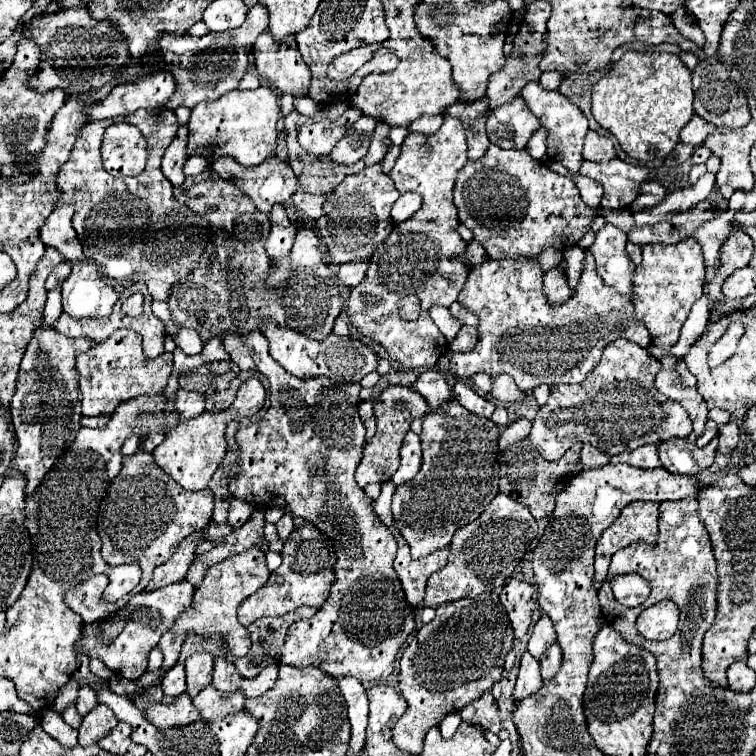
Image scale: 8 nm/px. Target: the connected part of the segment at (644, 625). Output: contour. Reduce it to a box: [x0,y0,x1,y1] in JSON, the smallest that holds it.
[636,601,678,639]

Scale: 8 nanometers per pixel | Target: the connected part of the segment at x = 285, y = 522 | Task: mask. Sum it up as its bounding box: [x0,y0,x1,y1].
[276,513,294,541]

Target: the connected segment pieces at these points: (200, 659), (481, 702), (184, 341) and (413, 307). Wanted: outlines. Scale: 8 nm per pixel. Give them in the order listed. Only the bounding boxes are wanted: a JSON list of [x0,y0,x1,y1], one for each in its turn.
[[186,653,214,697],[460,693,500,733],[172,327,204,355],[400,295,420,319]]

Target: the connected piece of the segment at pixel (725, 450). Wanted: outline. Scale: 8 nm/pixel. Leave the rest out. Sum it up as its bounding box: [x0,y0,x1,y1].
[718,423,738,455]

